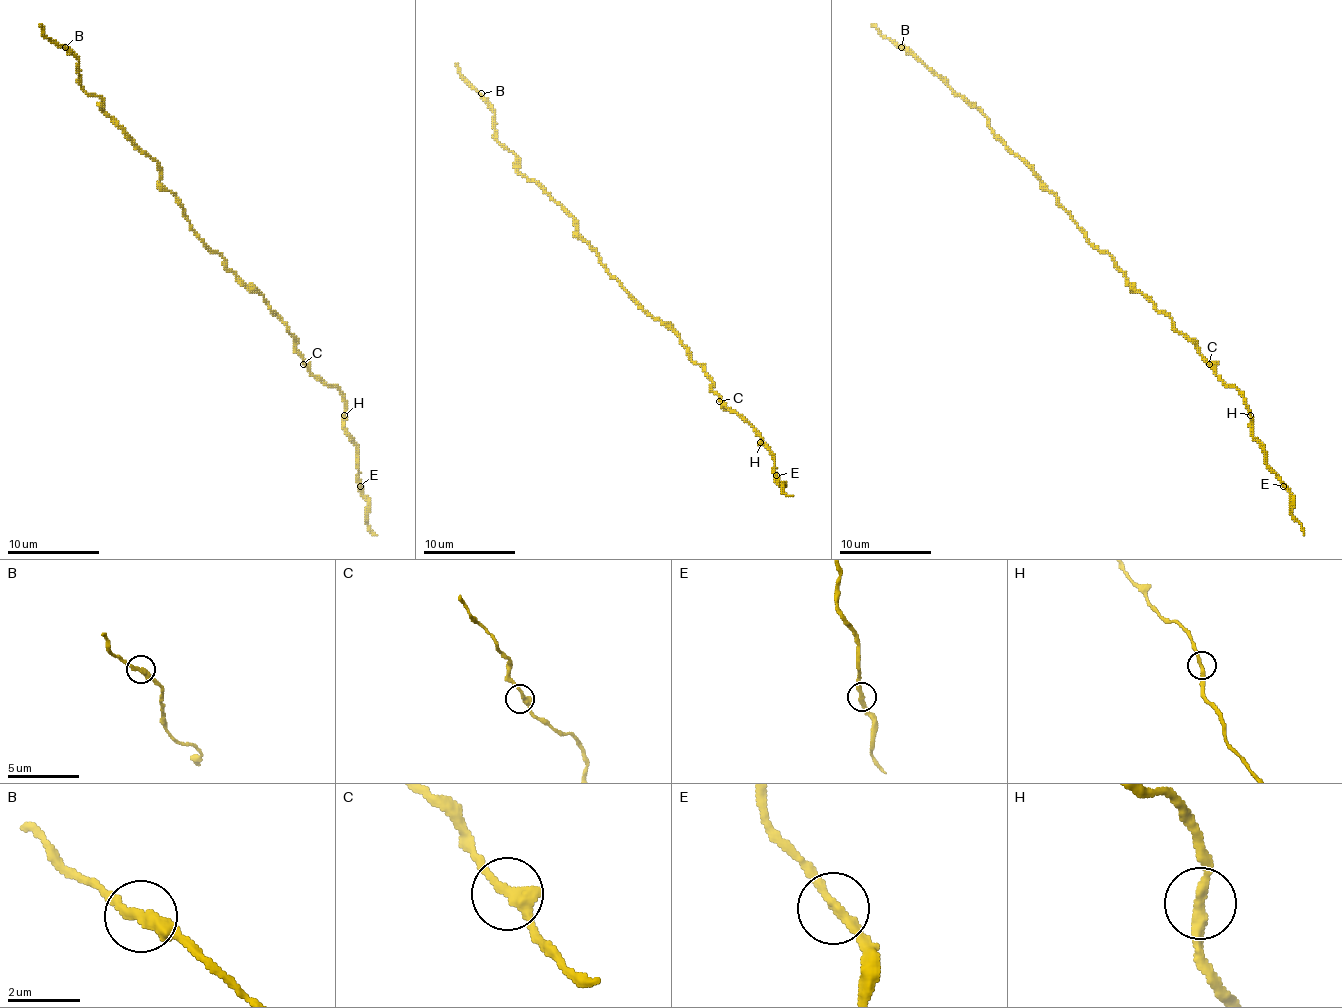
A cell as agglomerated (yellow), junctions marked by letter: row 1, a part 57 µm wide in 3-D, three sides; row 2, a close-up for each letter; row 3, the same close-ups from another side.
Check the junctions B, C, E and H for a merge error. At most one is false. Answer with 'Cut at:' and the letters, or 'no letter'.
Cut at: no letter

